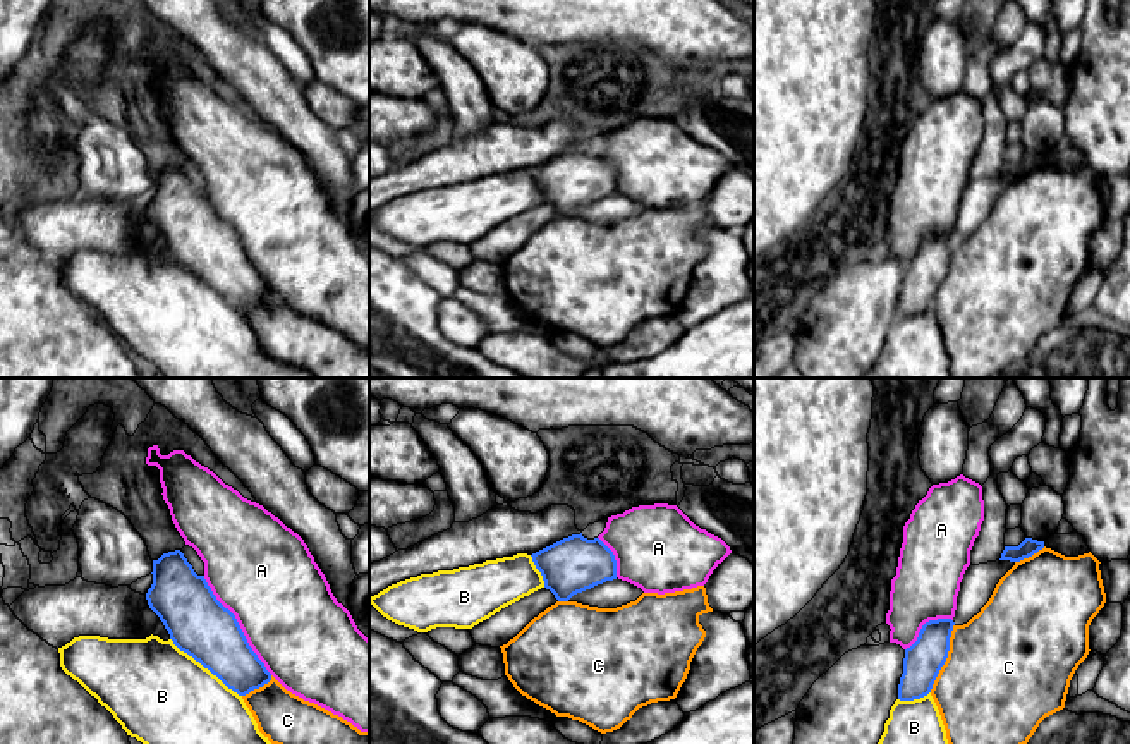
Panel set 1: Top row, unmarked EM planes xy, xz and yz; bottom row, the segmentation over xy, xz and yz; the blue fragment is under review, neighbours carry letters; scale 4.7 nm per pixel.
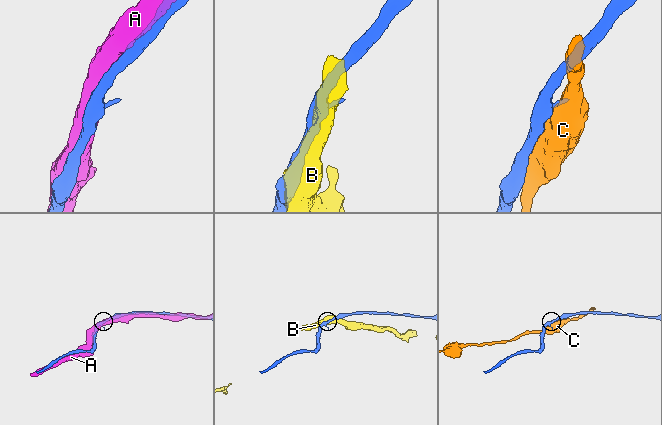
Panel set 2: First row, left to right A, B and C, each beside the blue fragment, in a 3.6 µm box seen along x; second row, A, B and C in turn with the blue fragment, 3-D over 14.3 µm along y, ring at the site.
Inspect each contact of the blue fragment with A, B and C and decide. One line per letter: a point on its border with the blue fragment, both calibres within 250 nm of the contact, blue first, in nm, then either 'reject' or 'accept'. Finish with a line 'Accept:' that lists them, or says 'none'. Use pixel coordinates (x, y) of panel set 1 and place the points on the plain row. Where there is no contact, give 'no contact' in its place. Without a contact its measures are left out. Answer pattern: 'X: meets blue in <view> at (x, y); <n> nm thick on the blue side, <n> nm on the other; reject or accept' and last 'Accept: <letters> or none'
A: meets blue in xy at (239, 241); 280 nm thick on the blue side, 460 nm on the other; accept
B: meets blue in xy at (205, 282); 280 nm thick on the blue side, 460 nm on the other; reject
C: meets blue in yz at (947, 272); 180 nm thick on the blue side, 500 nm on the other; reject
Accept: A

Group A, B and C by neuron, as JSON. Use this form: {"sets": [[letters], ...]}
{"sets": [["A"], ["B"], ["C"]]}

